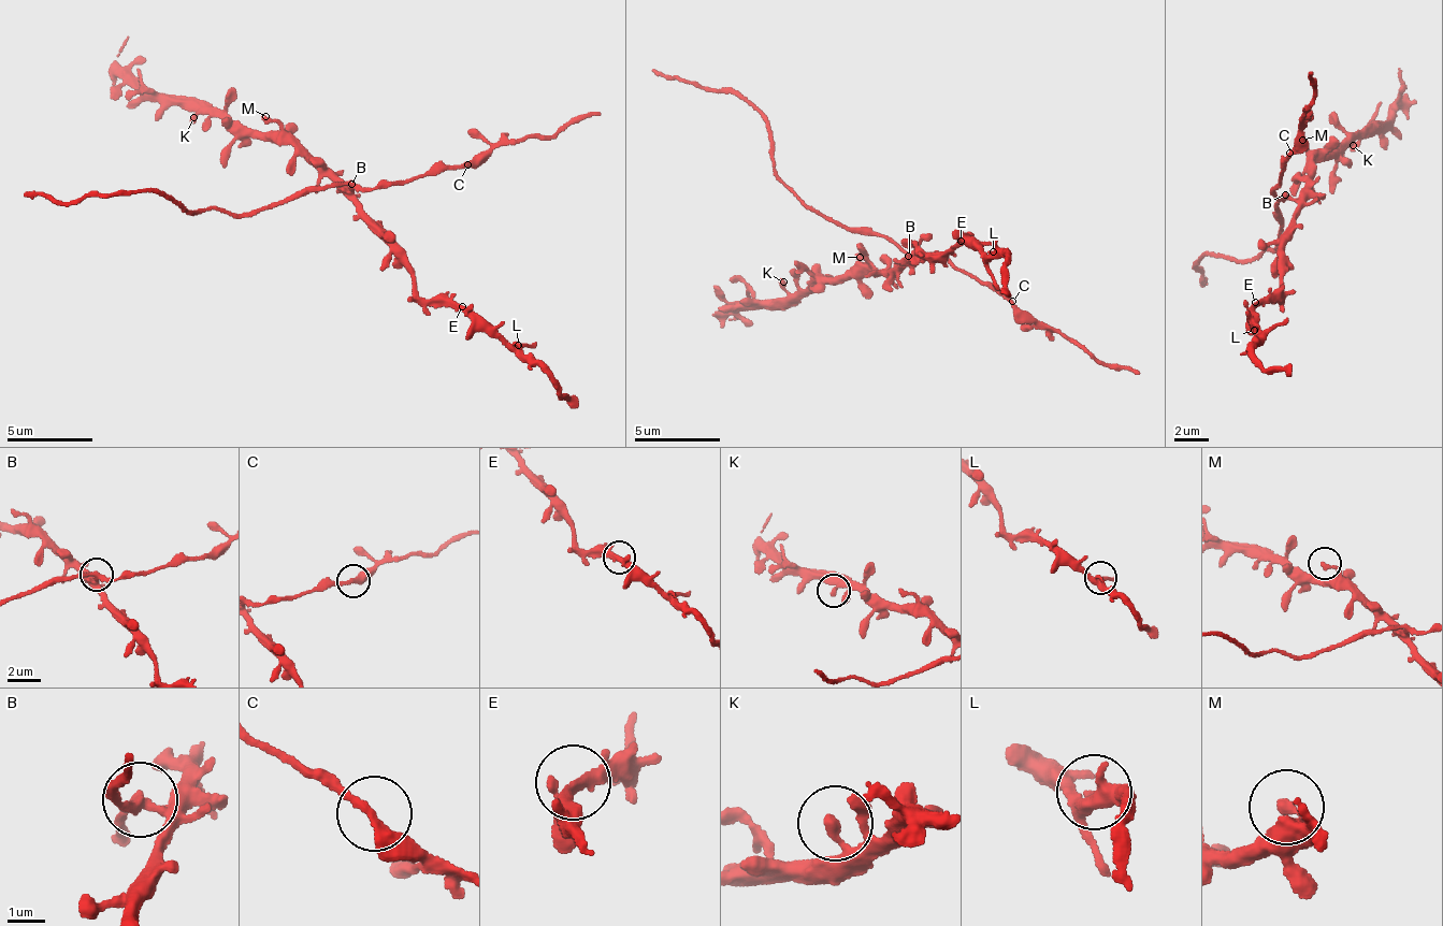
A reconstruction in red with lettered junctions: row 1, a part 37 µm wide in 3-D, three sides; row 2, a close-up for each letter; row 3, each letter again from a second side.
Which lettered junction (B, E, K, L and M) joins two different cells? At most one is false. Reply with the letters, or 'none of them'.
none of them

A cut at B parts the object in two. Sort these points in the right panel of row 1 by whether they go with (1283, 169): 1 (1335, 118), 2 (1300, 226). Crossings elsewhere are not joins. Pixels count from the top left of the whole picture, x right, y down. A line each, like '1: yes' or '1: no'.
1: no
2: no

